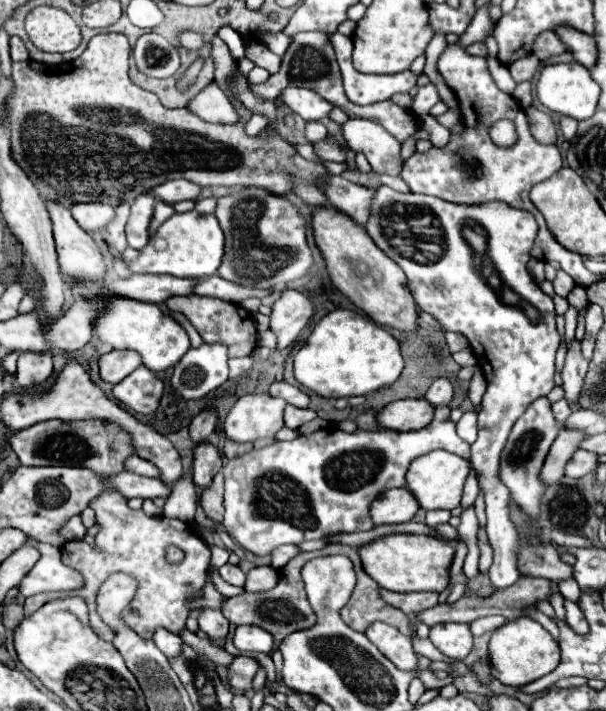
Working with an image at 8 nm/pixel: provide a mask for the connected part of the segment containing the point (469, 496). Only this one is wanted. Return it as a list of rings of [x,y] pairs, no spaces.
[[[470,468],[470,474],[466,478],[466,484],[464,484],[464,496],[462,496],[462,508],[468,508],[470,504],[474,504],[478,496],[478,482],[476,482],[476,474],[474,474],[474,468]]]

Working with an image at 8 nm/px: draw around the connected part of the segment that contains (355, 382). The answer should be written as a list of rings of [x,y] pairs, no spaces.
[[[334,310],[326,314],[308,336],[306,344],[294,358],[296,380],[324,396],[324,398],[350,398],[376,392],[392,386],[404,368],[398,340],[376,326],[370,318],[354,310]]]

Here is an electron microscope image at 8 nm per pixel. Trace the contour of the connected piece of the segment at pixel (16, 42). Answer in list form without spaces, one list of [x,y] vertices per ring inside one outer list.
[[[12,36],[10,38],[10,54],[12,54],[12,60],[14,62],[28,62],[30,60],[28,50],[26,50],[24,42],[18,36]]]

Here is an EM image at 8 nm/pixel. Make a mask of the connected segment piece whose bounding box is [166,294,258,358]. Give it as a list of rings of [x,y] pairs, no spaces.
[[[190,294],[190,296],[172,296],[166,300],[166,306],[172,310],[172,312],[182,312],[190,322],[192,326],[198,330],[198,334],[202,336],[202,340],[206,344],[212,344],[212,342],[224,342],[224,346],[228,346],[228,356],[230,358],[236,358],[236,356],[250,356],[250,352],[254,350],[256,346],[256,340],[258,340],[258,332],[254,328],[254,322],[250,318],[250,314],[226,300],[220,300],[220,298],[210,298],[210,296],[198,296],[198,294]]]

